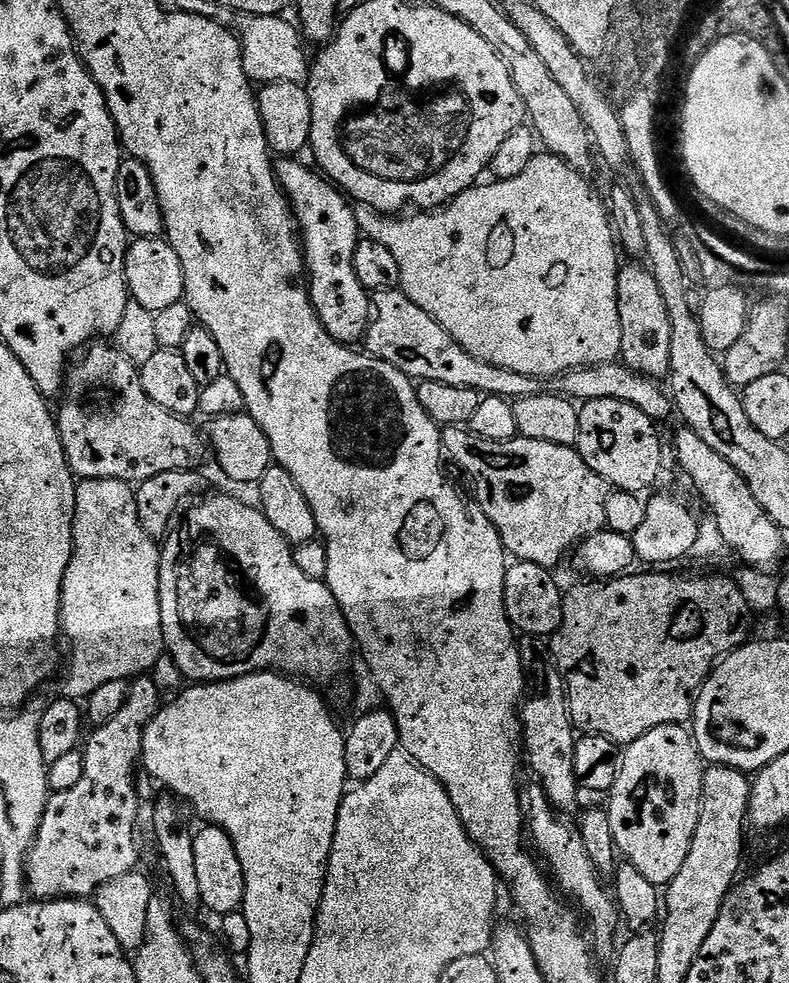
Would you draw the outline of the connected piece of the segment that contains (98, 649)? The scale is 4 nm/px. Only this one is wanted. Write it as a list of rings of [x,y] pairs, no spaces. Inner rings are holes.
[[[80,480],[76,486],[76,513],[72,523],[72,557],[70,566],[66,566],[66,578],[62,582],[60,591],[60,630],[63,639],[68,639],[68,648],[72,653],[67,653],[68,677],[64,680],[65,697],[77,702],[91,696],[96,686],[106,686],[106,682],[115,680],[127,681],[129,678],[143,676],[151,673],[156,663],[162,657],[164,631],[162,630],[162,610],[160,609],[160,549],[161,545],[146,530],[142,530],[142,522],[138,518],[136,493],[133,485],[124,480]]]

